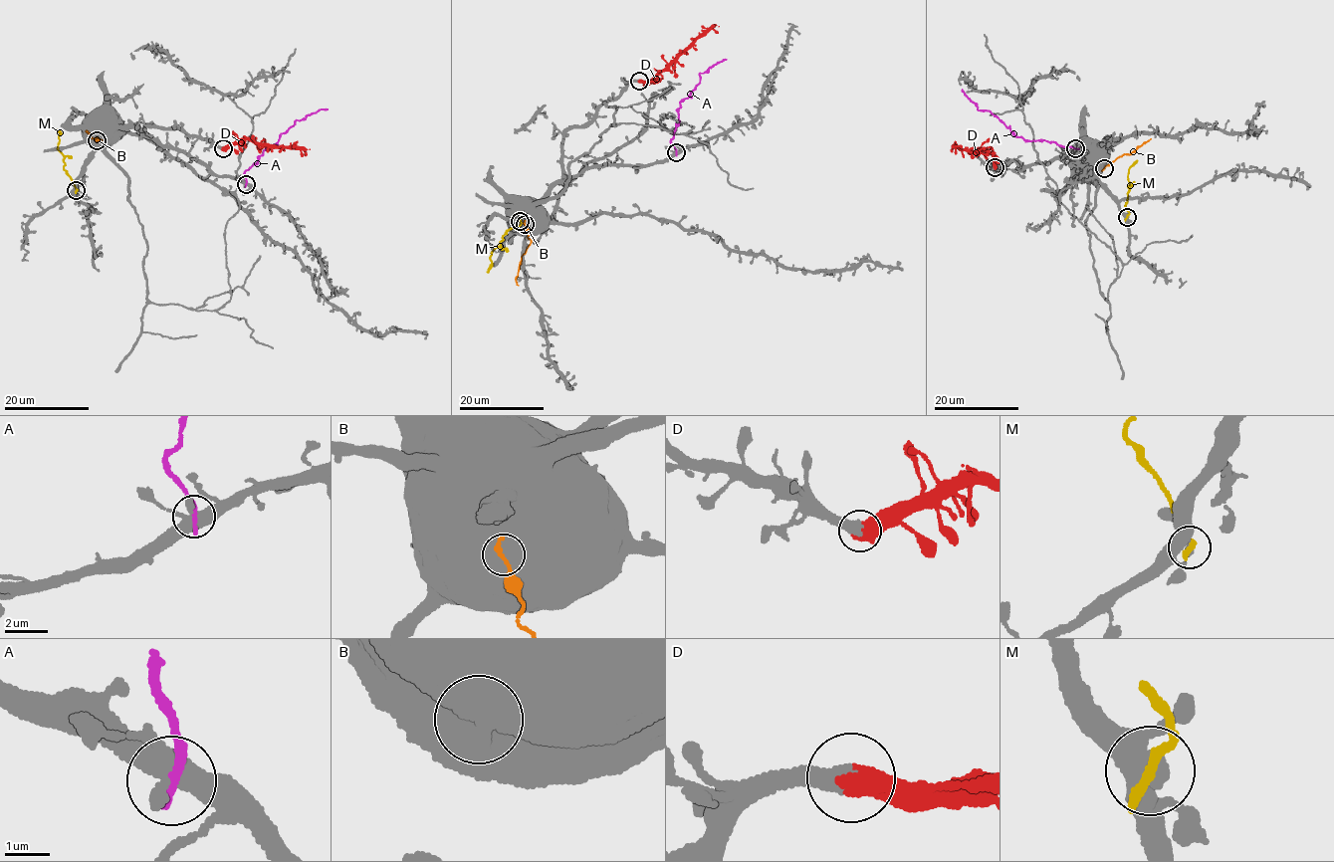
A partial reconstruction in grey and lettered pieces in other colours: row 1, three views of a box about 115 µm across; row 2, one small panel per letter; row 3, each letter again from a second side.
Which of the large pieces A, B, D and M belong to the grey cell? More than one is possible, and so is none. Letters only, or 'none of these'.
D

